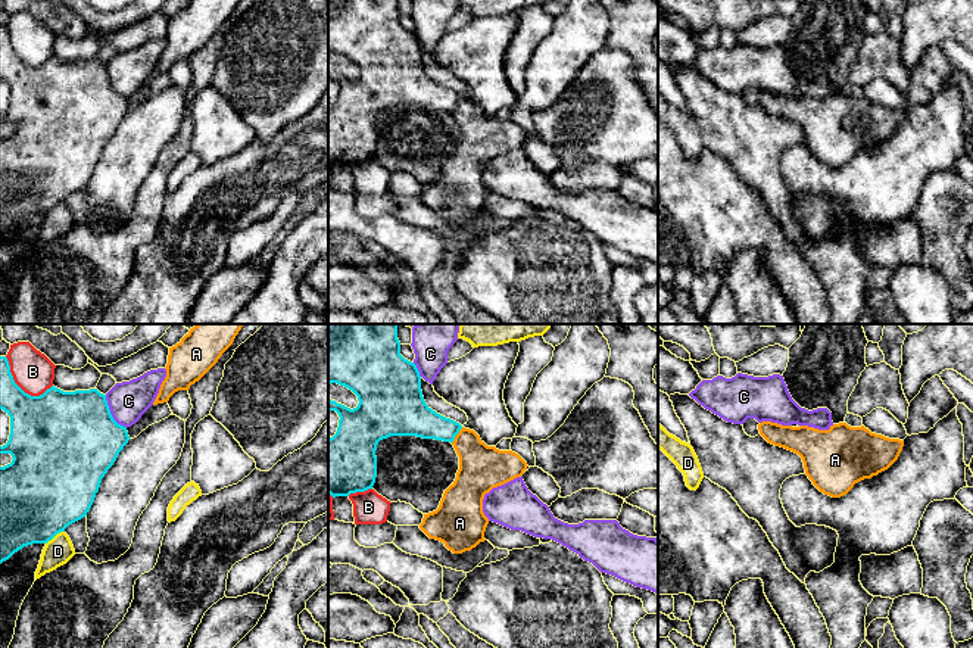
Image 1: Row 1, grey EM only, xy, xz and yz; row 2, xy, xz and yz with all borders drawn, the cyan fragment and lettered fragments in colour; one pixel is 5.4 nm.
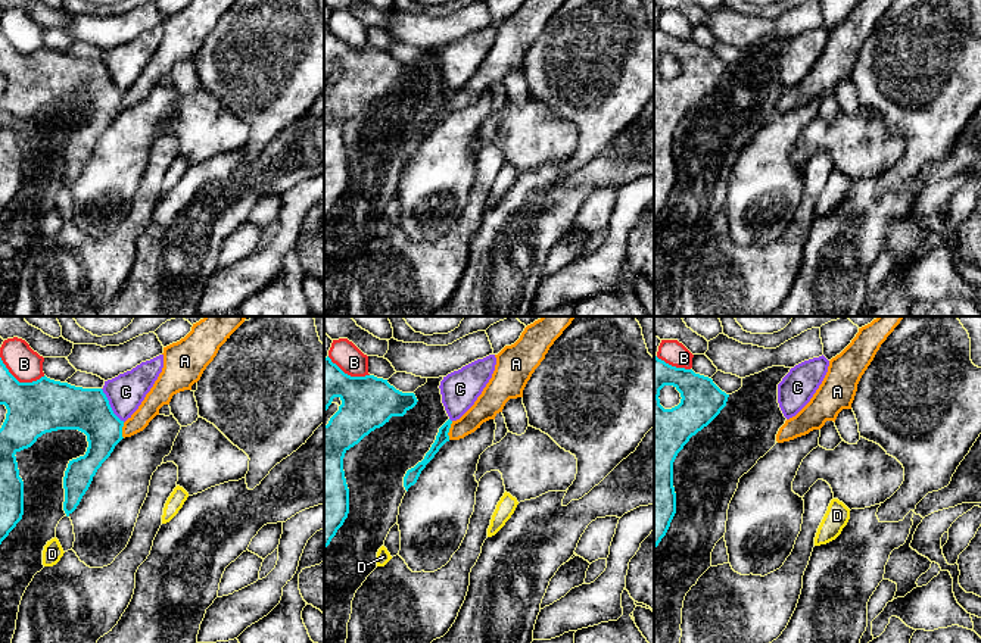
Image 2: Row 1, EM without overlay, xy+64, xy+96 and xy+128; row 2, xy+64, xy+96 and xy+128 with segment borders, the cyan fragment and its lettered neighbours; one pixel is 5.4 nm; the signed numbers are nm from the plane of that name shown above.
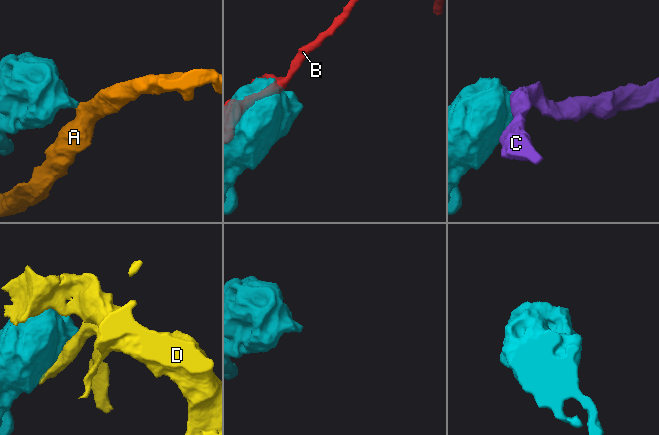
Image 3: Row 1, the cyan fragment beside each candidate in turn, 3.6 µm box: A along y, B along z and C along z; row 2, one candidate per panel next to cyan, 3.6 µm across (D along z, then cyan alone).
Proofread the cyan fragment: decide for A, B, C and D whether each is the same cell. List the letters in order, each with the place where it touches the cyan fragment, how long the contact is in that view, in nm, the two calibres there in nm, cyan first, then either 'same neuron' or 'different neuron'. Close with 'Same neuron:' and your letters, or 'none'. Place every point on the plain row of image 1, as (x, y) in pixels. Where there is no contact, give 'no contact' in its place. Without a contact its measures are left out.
A: contact xz (457, 103); length 110 nm; calibres 200 and 240 nm; different neuron
B: contact xy (19, 58); length 300 nm; calibres 360 and 220 nm; different neuron
C: contact xy (109, 83); length 220 nm; calibres 500 and 220 nm; different neuron
D: contact xy (55, 205); length 130 nm; calibres 460 and 150 nm; different neuron
Same neuron: none

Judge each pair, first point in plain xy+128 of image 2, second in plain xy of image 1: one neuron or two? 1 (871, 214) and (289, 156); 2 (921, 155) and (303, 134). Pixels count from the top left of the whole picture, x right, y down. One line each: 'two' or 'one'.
1: one
2: two

